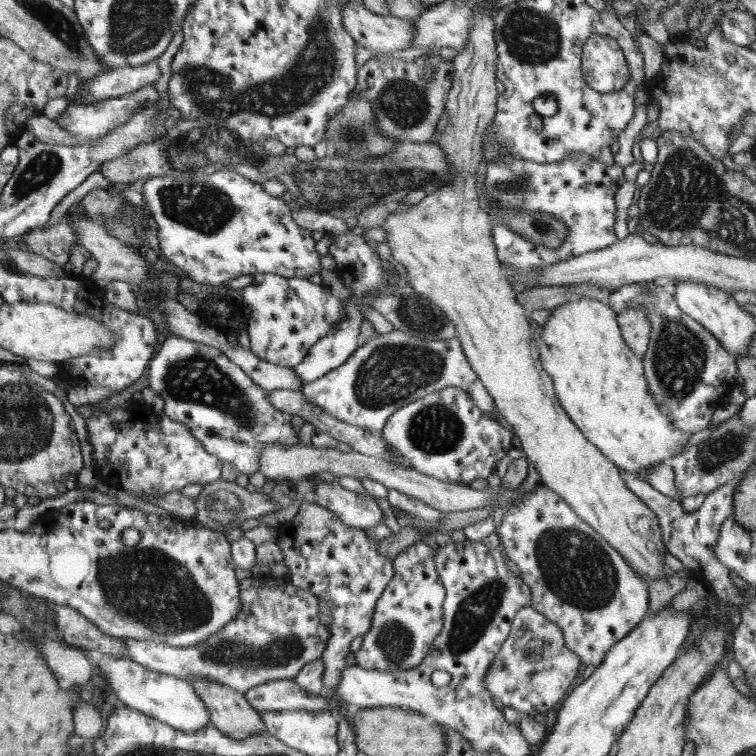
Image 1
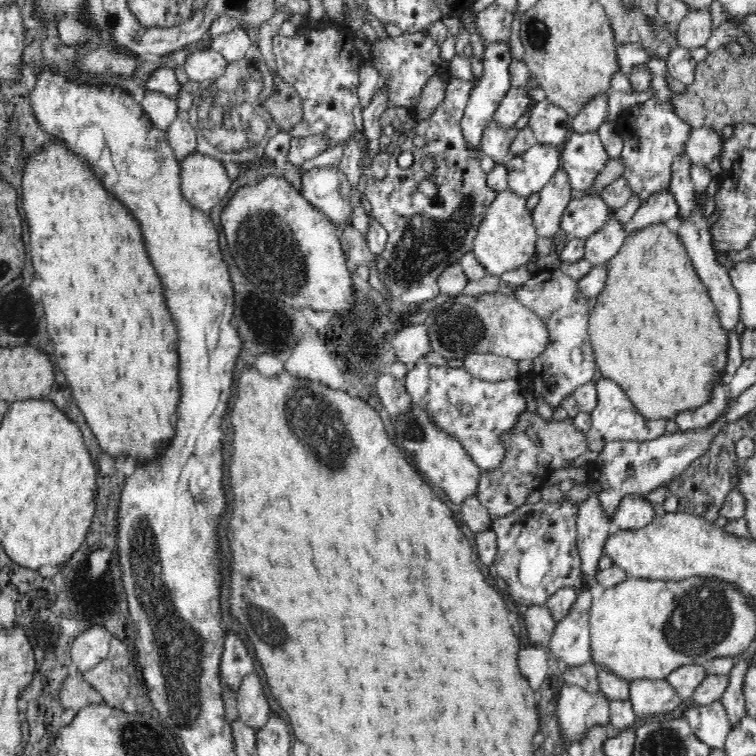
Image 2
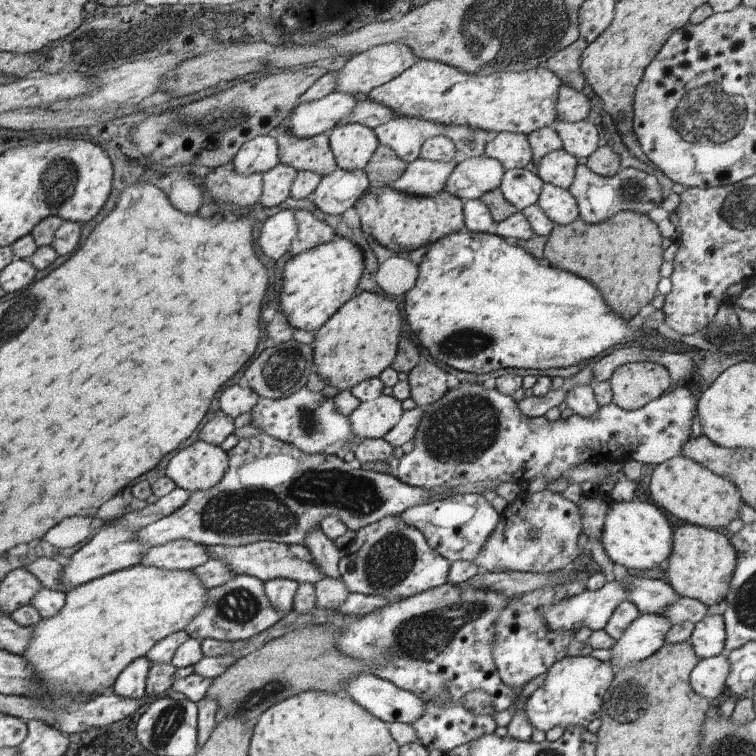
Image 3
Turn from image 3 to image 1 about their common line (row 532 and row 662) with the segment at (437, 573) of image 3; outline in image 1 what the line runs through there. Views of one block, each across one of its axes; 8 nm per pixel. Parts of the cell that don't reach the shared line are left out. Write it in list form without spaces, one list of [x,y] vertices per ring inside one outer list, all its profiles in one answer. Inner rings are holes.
[[[418,541],[392,558],[395,572],[376,600],[372,626],[362,636],[361,645],[354,652],[355,665],[365,670],[401,672],[417,668],[424,660],[430,645],[441,633],[443,602],[447,596],[434,566],[434,553],[429,541]]]

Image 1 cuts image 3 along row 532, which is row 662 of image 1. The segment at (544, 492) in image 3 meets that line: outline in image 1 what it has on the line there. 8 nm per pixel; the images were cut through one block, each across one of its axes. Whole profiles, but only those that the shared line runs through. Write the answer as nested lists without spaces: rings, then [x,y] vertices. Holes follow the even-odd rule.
[[[531,606],[516,613],[508,631],[504,644],[485,670],[484,687],[501,706],[513,708],[520,715],[545,714],[563,698],[567,686],[578,673],[580,658],[565,646],[559,626]]]

